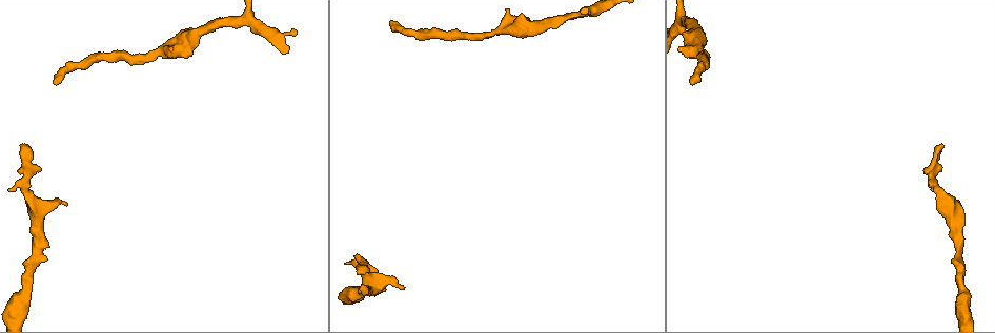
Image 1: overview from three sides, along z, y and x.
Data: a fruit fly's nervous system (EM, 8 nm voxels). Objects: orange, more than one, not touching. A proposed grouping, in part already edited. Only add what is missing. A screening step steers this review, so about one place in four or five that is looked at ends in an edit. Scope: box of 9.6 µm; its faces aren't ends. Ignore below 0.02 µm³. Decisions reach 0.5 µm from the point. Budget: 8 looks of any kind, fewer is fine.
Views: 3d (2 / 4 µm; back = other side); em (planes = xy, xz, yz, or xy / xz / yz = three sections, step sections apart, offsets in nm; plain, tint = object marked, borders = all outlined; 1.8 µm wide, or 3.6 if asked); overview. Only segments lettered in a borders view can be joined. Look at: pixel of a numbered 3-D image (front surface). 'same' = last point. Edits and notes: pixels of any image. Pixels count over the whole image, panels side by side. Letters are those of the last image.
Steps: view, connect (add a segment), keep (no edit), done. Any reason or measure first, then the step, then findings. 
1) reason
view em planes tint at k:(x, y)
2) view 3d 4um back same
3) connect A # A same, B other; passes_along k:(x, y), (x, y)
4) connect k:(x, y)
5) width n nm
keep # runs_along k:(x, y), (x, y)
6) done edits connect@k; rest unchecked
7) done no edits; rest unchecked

an open end
view em yz step 4 tint at 1:(692, 84)

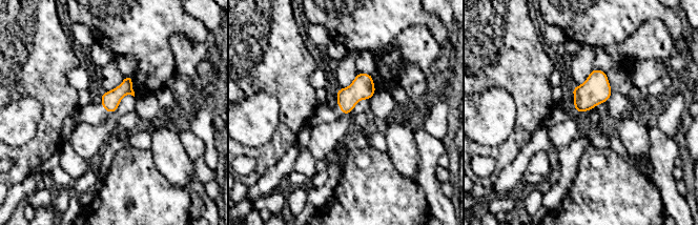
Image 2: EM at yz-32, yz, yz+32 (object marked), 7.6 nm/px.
another direction
view em planes borders same

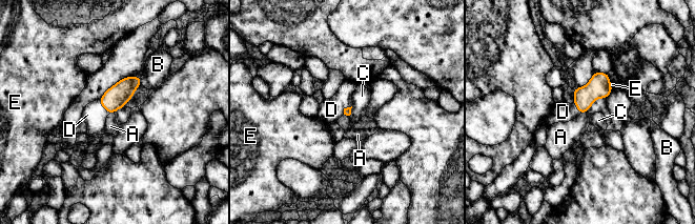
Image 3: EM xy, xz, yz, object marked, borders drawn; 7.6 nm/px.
connect D # A other, B other, C other, D same, E other; passes_along 3:(116, 97), (102, 106), (95, 116); the cell continues

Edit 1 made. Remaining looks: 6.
view overview

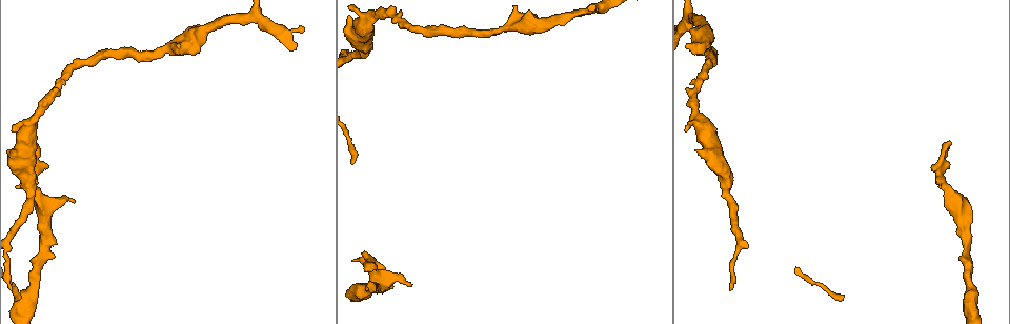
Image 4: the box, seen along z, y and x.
free end
view 3d 4um back at 4:(75, 201)

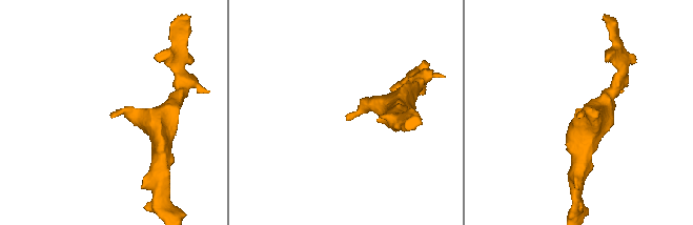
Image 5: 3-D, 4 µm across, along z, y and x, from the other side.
view em xz step 4 borders at 5:(348, 118)

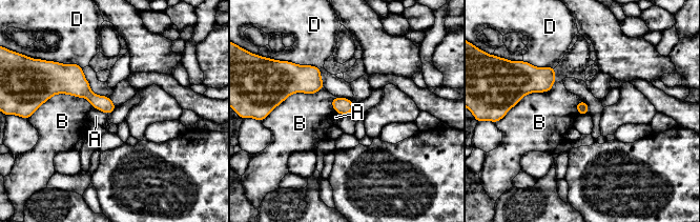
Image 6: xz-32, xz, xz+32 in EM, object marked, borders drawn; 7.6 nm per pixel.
cut it another way
view em planes borders same

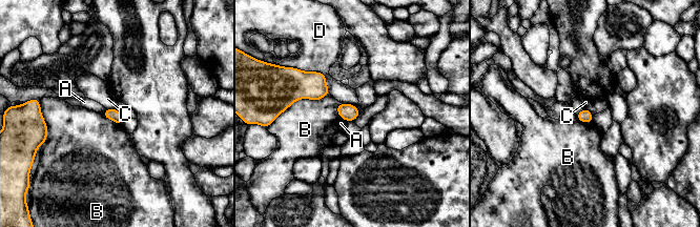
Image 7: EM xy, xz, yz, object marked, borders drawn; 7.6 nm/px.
keep # A other, B other, C other, D other; none of them fits

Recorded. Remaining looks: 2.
branch stops here
view 3d 2um at 4:(951, 144)

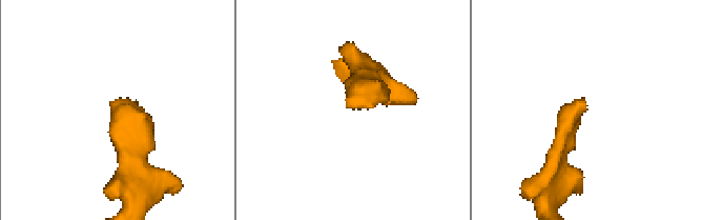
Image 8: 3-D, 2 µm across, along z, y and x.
view em planes borders at 8:(585, 103)

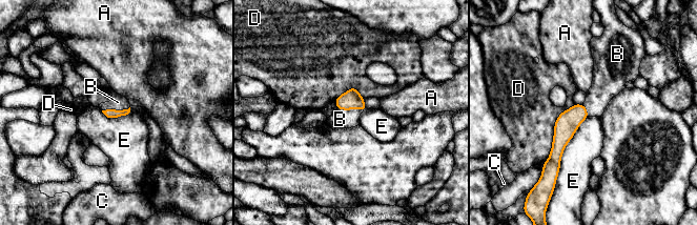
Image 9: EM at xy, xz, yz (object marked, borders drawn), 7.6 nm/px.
connect B # A other, B same, C other, D other, E other; passes_along 9:(110, 113), (115, 109), (118, 102); it goes on there

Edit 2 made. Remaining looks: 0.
done edits connect@3, connect@9; rest unchecked

